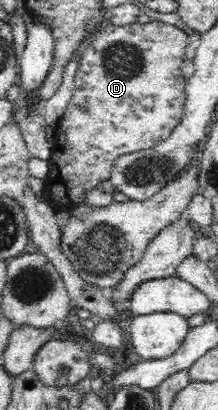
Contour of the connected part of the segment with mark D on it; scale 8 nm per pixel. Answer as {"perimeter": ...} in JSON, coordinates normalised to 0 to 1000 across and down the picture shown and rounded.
{"perimeter":[[[688,51],[688,56],[606,56],[587,63],[532,63],[486,61],[477,71],[459,71],[450,80],[431,80],[431,90],[408,95],[390,112],[358,132],[358,163],[344,173],[339,198],[344,217],[330,237],[312,249],[307,266],[294,271],[284,288],[275,290],[261,320],[243,337],[239,361],[243,373],[229,388],[220,388],[220,402],[229,402],[229,417],[211,427],[211,437],[197,439],[202,459],[197,473],[179,480],[183,495],[220,495],[239,505],[243,515],[275,515],[275,510],[326,510],[344,502],[385,500],[385,478],[431,459],[450,459],[468,439],[500,439],[514,400],[546,378],[592,376],[619,368],[651,368],[716,359],[725,349],[743,349],[757,339],[771,339],[789,320],[817,310],[830,300],[839,278],[849,276],[849,246],[853,224],[844,202],[858,195],[835,178],[830,159],[849,149],[849,120],[862,112],[862,88],[853,78],[817,71],[775,59],[752,59],[725,51]]]}

